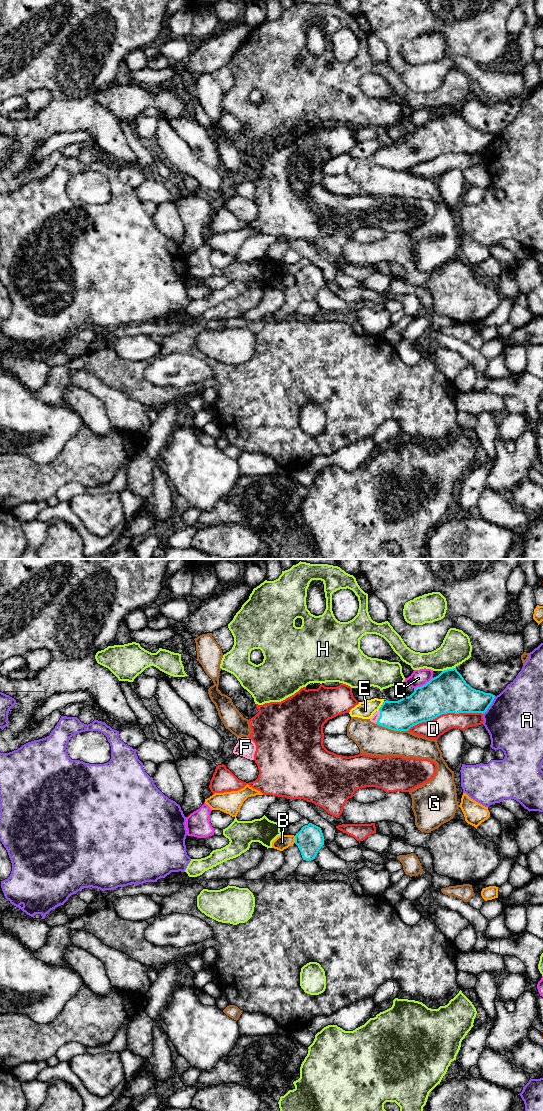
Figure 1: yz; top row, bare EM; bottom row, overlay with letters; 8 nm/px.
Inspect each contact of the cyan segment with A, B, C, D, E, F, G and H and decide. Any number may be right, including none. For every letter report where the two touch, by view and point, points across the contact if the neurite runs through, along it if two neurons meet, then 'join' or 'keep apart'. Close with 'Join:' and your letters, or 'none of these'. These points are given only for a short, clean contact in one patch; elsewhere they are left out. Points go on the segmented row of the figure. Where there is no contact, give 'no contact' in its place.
A: contact yz (490, 704); border yz (495, 696), (489, 707), (482, 713); keep apart
B: contact yz (295, 839); keep apart
C: contact yz (423, 685); keep apart
D: contact yz (444, 713); keep apart
E: contact yz (381, 705); keep apart
F: contact yz (379, 717); way yz (401, 715), (379, 717), (374, 718); join
G: contact yz (392, 729); keep apart
H: contact yz (448, 669); border yz (455, 667), (442, 671); keep apart
Join: F

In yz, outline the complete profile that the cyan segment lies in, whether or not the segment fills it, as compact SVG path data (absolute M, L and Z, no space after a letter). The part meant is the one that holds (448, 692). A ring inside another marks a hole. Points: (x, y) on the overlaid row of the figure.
M456 668L442 671L421 687L414 689L410 696L405 696L398 701L384 701L378 711L370 718L370 721L394 730L408 731L411 727L428 722L447 713L485 713L492 704L495 695L485 693L472 688L466 683Z

